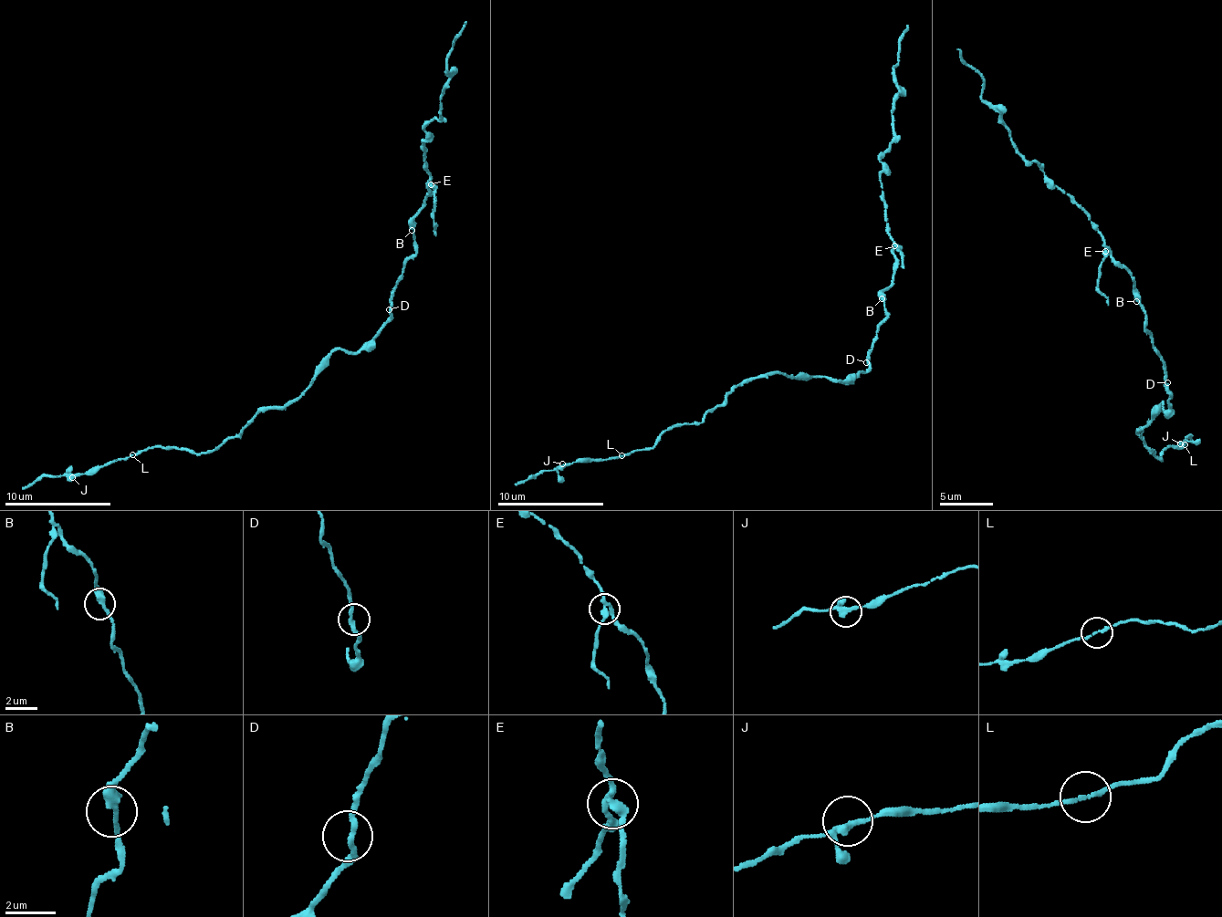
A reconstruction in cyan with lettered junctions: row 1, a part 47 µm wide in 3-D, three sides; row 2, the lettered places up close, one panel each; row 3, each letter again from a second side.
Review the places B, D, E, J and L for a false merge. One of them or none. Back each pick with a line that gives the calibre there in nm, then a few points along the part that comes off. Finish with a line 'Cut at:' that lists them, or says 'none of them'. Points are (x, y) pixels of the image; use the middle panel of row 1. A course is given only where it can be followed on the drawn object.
E: 240 nm | (894, 246), (898, 246), (903, 268)
Cut at: E

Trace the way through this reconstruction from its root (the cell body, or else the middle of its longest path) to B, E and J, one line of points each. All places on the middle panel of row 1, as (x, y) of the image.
B: (869, 359), (868, 352), (877, 335), (876, 328), (889, 315), (882, 298)
E: (869, 359), (876, 328), (889, 315), (883, 289), (893, 278), (894, 246)
J: (869, 359), (864, 371), (842, 380), (780, 371), (746, 378), (699, 422), (670, 427), (652, 448), (562, 463)

